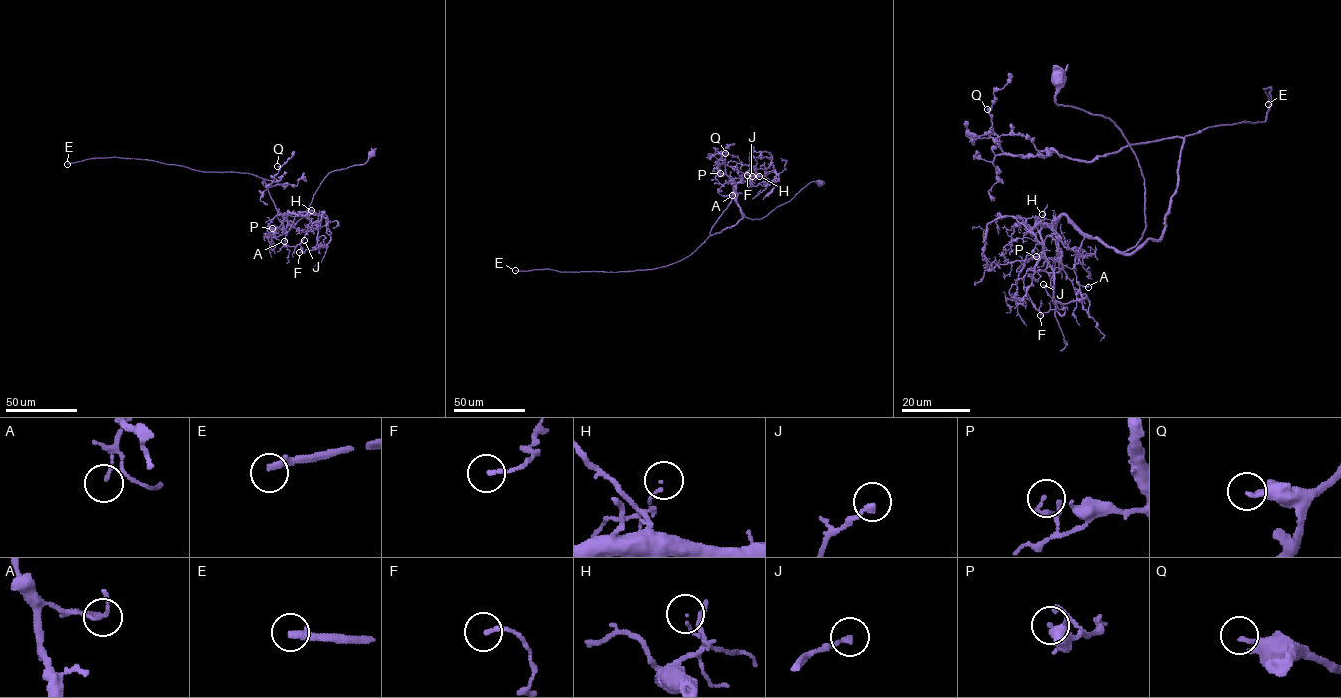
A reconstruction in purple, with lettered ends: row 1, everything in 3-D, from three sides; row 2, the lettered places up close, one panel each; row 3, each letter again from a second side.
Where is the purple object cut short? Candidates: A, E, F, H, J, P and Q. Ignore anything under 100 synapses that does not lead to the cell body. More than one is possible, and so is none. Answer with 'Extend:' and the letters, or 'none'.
Extend: E

